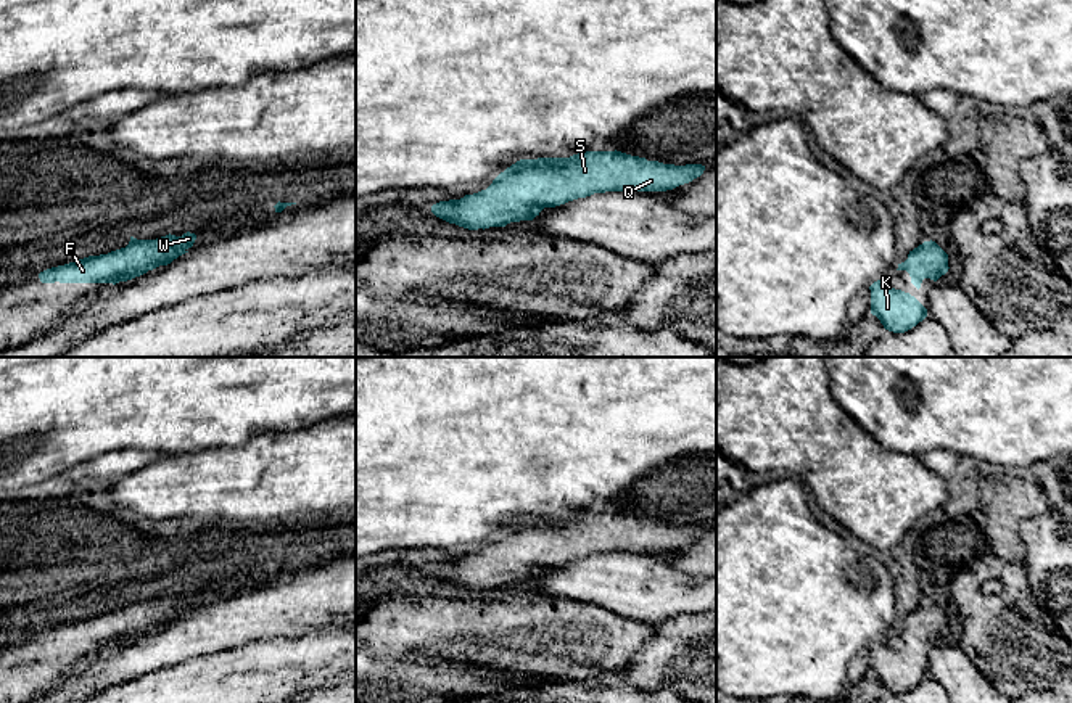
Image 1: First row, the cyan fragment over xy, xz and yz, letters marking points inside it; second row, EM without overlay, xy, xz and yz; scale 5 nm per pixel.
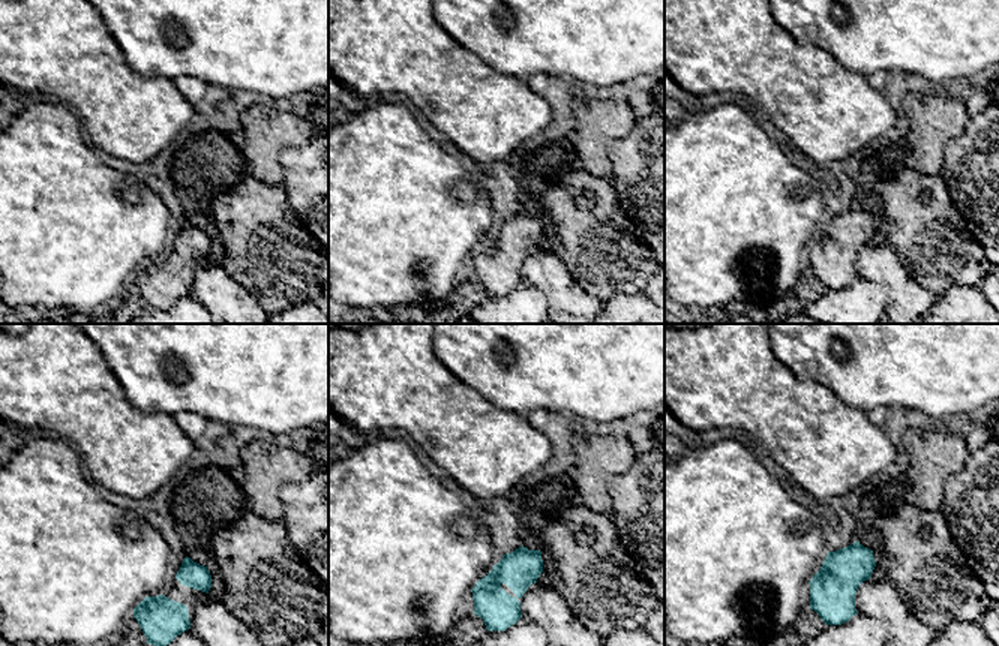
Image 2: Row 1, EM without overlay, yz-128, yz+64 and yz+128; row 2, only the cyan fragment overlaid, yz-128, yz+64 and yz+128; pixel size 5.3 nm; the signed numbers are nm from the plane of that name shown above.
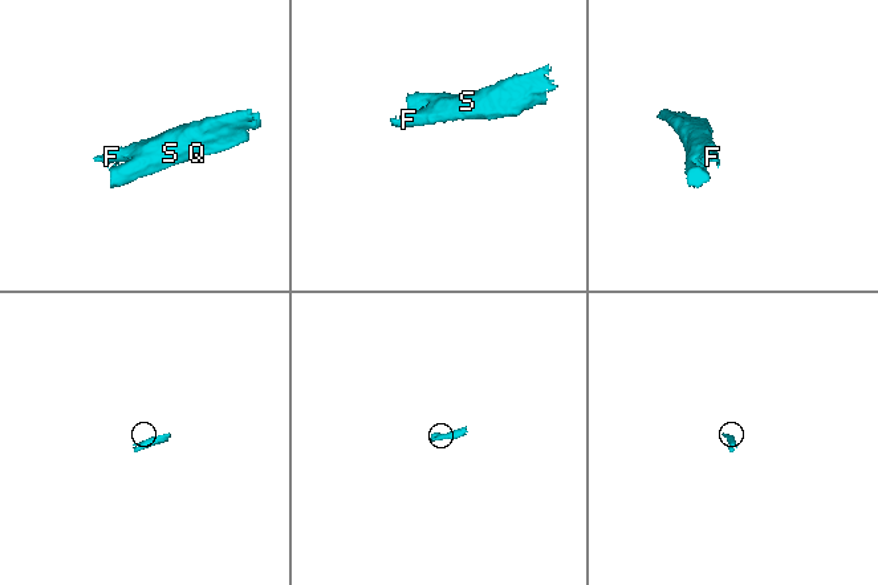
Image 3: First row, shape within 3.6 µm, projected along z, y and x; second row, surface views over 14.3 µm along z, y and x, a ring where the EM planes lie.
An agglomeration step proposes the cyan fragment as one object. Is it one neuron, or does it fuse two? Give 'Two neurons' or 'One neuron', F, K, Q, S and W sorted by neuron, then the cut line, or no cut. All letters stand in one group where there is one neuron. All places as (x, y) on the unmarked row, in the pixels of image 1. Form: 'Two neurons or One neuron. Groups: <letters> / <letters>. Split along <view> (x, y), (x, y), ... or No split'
One neuron. Groups: F K Q S W. No split

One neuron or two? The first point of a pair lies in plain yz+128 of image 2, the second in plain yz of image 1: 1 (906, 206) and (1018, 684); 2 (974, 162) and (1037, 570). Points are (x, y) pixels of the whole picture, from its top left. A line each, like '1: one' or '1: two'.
1: one
2: one

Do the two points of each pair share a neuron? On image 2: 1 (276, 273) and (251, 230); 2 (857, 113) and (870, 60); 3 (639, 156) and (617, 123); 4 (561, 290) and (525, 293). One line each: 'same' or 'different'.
1: same
2: different
3: different
4: different

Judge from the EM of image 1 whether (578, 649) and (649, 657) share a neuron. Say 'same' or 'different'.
different

